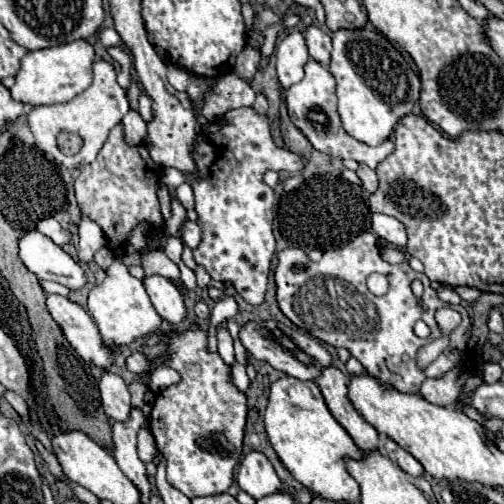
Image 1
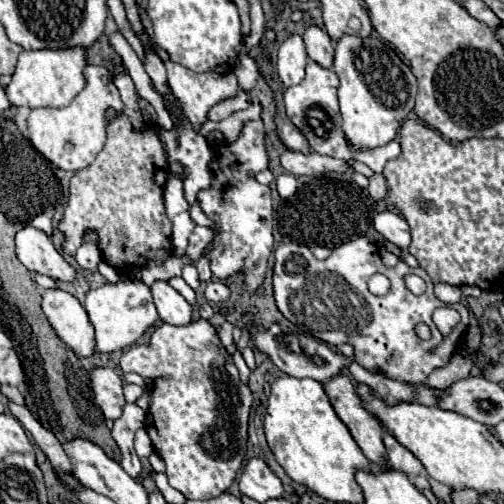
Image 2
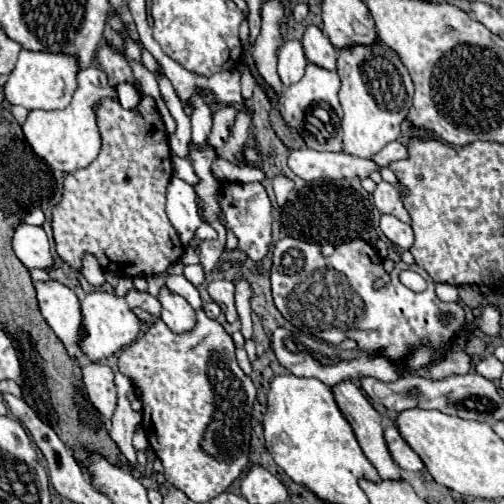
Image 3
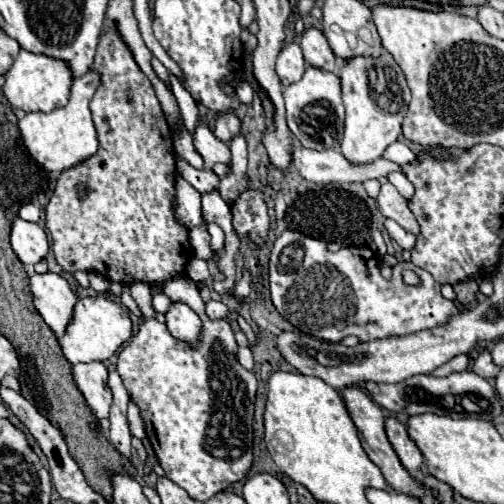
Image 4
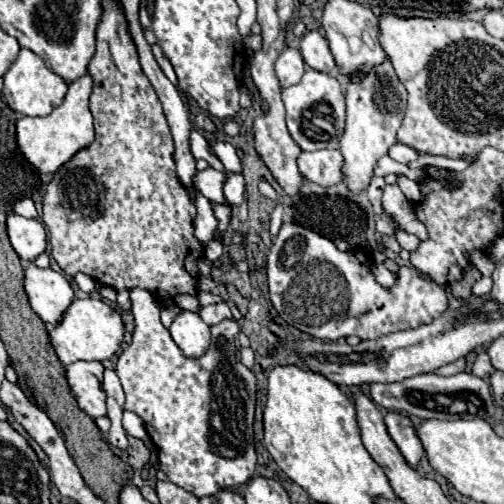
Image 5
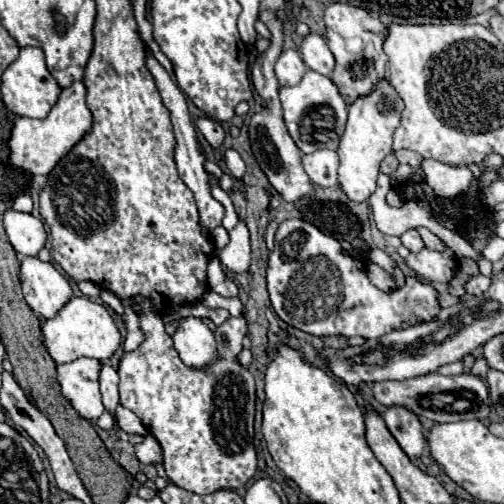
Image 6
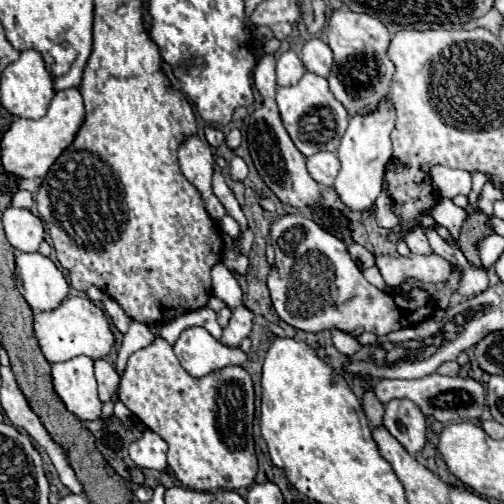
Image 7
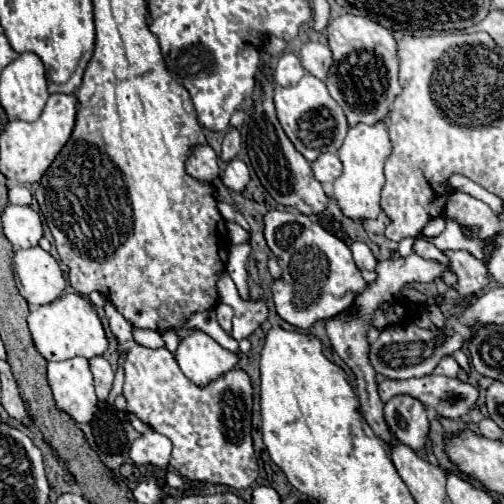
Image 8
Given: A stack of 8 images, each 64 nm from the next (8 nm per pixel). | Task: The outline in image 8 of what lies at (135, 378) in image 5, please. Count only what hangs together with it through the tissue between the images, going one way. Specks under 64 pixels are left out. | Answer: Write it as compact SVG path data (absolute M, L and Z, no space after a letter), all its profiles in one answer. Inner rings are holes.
M106 300L104 310L110 322L110 330L118 338L120 350L128 350L128 356L124 362L124 370L126 370L124 398L128 402L128 412L138 416L152 430L170 438L174 446L170 466L176 468L184 480L194 482L194 484L224 484L230 488L248 488L258 476L258 460L254 456L254 446L252 446L252 436L250 436L252 432L252 384L250 384L248 374L240 368L234 368L222 374L218 380L198 386L182 374L180 366L176 364L174 354L166 346L162 348L138 346L132 340L128 320L116 310L116 306L110 300ZM246 302L246 306L234 308L230 338L234 340L248 338L266 318L268 318L268 308L262 302Z

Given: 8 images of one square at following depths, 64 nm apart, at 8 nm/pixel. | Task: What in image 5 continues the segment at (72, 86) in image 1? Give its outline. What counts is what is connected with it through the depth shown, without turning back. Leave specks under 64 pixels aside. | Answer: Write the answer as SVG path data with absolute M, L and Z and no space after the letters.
M20 50L16 62L8 68L8 72L4 74L4 88L2 94L8 102L8 106L14 112L20 112L24 116L46 116L50 114L56 106L60 106L64 102L64 96L68 92L68 82L54 74L46 62L36 56L32 50Z

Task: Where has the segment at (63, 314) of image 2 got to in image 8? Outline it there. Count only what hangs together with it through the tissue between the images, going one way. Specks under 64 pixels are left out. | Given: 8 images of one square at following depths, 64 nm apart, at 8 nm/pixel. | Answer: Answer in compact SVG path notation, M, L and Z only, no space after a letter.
M40 246L16 250L14 270L20 296L30 306L44 306L64 294L66 280L58 262Z

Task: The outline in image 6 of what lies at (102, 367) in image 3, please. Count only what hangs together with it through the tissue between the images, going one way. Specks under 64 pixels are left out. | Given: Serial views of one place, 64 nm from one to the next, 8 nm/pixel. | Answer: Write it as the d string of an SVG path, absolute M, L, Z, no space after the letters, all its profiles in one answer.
M78 358L58 366L62 394L72 402L78 414L90 422L96 422L104 412L100 396L100 368L102 364L92 358Z

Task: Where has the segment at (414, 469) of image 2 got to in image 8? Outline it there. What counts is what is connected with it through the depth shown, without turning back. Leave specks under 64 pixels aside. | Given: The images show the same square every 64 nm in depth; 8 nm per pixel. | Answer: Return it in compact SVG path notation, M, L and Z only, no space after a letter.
M394 396L384 404L384 418L392 436L412 450L420 450L428 438L426 408L412 396Z

